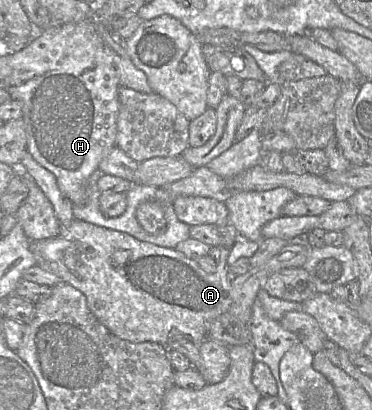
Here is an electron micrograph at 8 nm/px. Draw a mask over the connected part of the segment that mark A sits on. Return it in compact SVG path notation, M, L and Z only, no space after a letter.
M74 219L68 225L61 225L60 233L55 237L41 240L30 240L29 248L35 257L36 265L48 272L55 274L61 279L62 282L70 284L74 288L81 291L86 297L89 310L95 315L101 324L103 324L113 335L117 336L118 338L133 343L152 342L160 345L165 345L174 340L187 340L196 345L200 345L207 339L208 330L211 323L219 316L228 313L232 304L232 280L231 277L228 277L229 267L227 265L227 259L229 255L229 249L234 245L238 233L235 227L229 221L225 224L219 225L219 230L222 236L221 246L225 248L223 249L215 273L205 272L199 266L196 260L187 257L185 254L176 250L175 248L166 248L148 242L142 242L128 233L108 229L76 219Z

